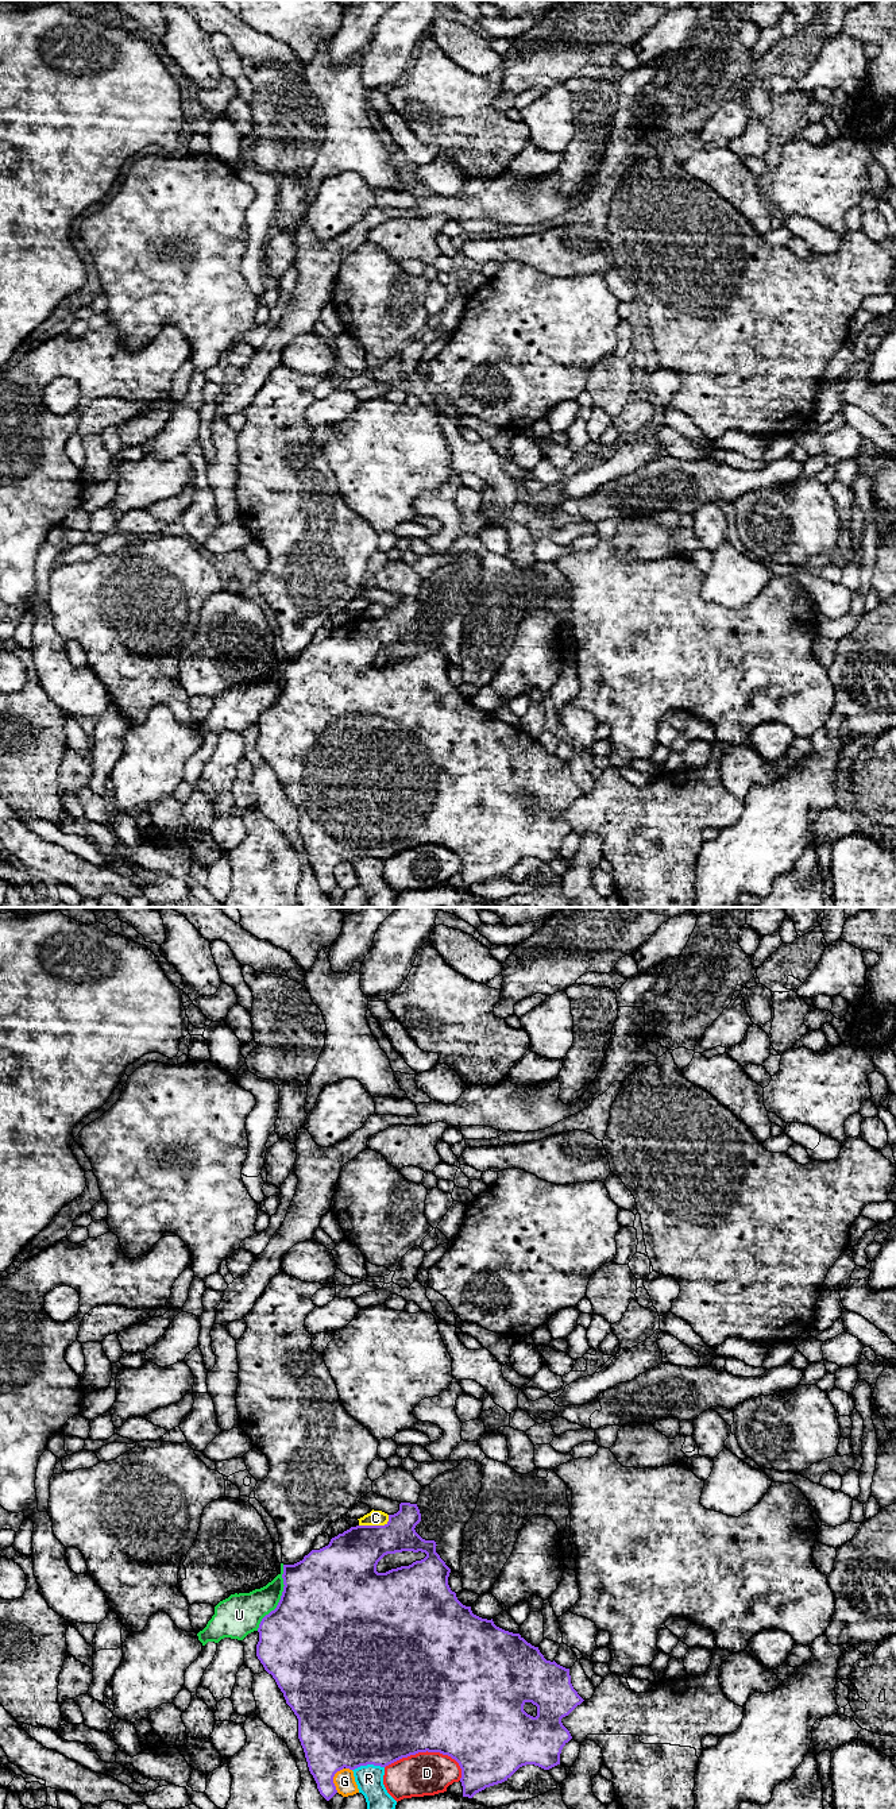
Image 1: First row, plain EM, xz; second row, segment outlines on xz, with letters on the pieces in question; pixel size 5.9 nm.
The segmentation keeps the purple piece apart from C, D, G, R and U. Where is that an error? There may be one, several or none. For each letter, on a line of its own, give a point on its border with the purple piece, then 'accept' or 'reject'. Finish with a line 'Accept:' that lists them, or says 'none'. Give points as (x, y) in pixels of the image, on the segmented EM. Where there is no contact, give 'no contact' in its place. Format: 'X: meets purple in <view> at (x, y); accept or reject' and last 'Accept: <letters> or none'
C: meets purple in xz at (375, 1526); reject
D: meets purple in xz at (428, 1751); reject
G: meets purple in xz at (332, 1779); reject
R: meets purple in xz at (367, 1763); reject
U: meets purple in xz at (281, 1599); reject
Accept: none

